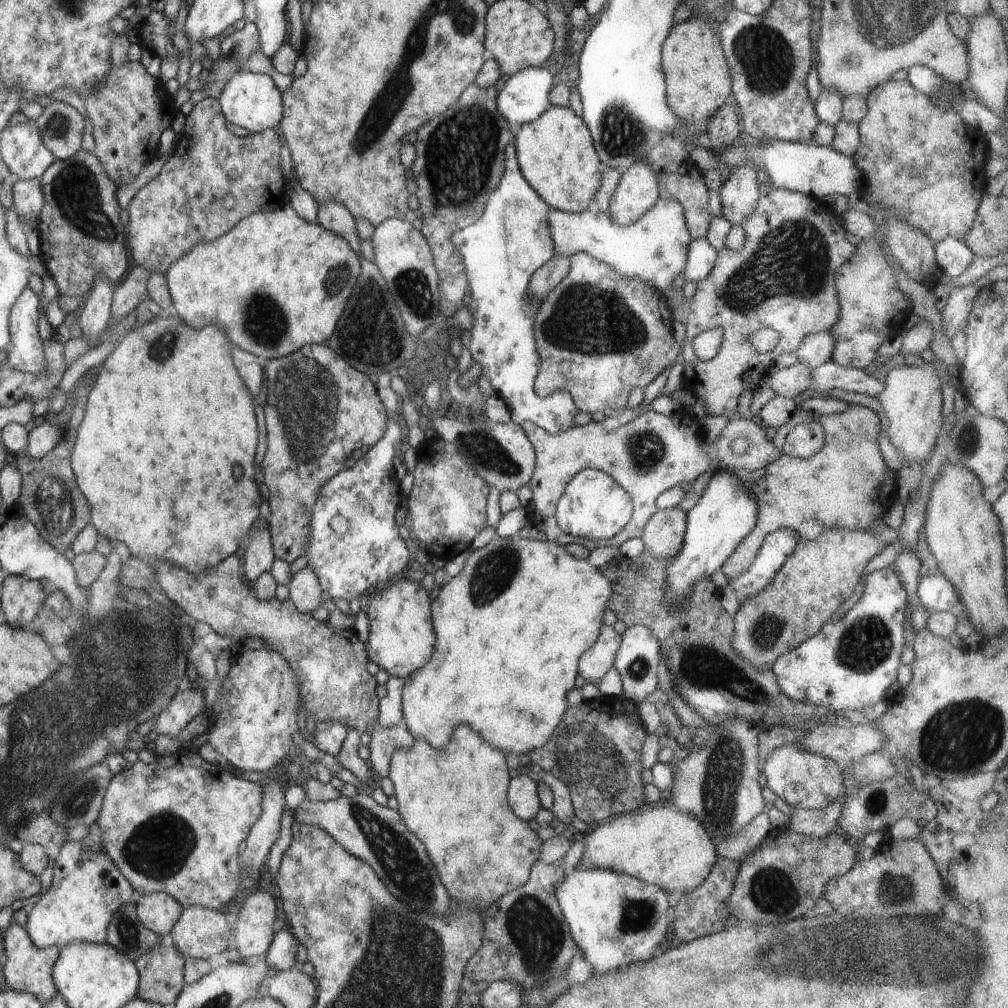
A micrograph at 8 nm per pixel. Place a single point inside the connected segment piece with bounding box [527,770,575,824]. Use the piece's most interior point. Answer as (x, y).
(562, 808)

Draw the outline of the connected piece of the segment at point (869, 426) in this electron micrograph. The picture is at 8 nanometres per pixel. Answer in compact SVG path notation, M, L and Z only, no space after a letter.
M851 405L844 412L819 415L816 421L824 430L824 448L816 456L807 459L781 454L787 434L796 425L813 421L815 414L814 411L795 411L786 424L777 428L772 440L778 452L776 459L764 468L765 474L760 480L744 482L744 486L752 492L752 496L758 502L758 520L756 526L752 528L752 532L736 546L736 552L724 562L724 566L721 568L722 574L726 576L728 582L742 576L752 566L763 540L768 534L776 532L778 529L792 530L797 533L800 540L807 541L814 540L822 532L834 530L834 528L872 532L872 530L876 530L876 522L884 519L885 512L888 510L887 504L897 493L897 474L886 465L880 452L880 446L878 446L880 420L877 413L869 407Z

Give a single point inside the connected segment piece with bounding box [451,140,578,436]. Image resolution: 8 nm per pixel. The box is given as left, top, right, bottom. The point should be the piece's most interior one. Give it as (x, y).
(501, 251)

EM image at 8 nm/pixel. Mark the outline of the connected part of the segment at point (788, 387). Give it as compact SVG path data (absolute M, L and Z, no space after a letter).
M799 361L781 369L774 366L762 384L765 383L766 386L772 388L776 397L782 396L782 398L796 400L812 386L812 382L810 382L812 370L814 368L806 368Z

